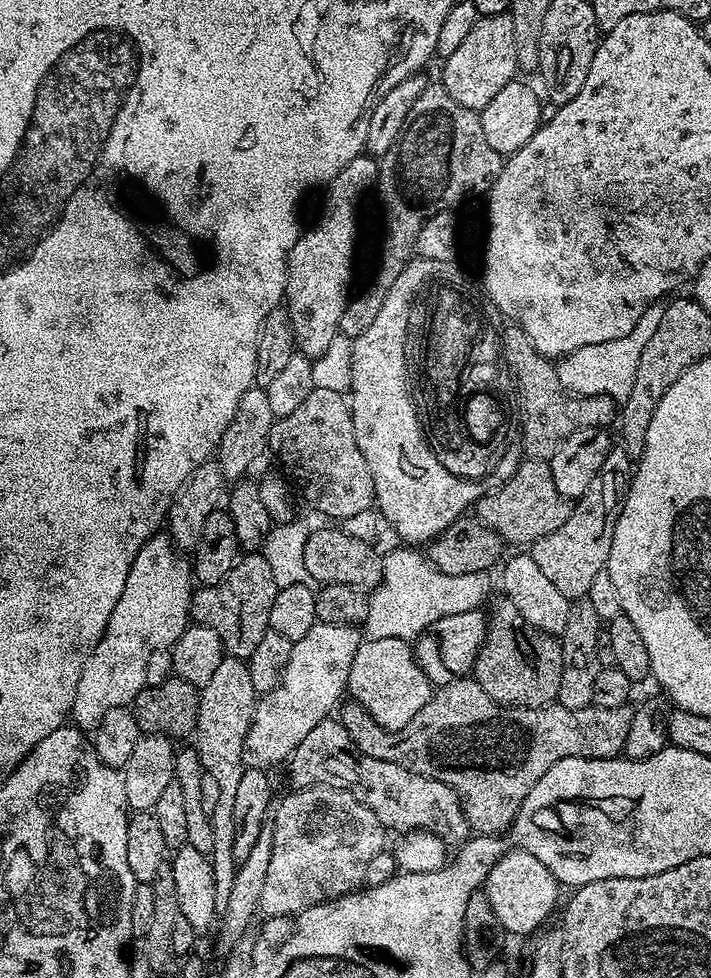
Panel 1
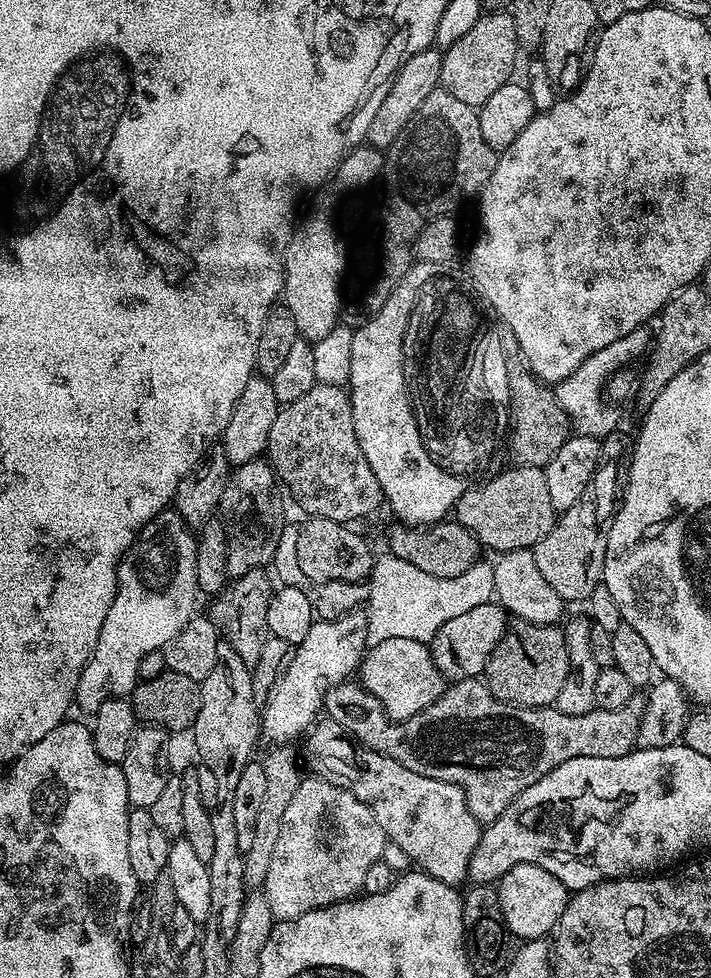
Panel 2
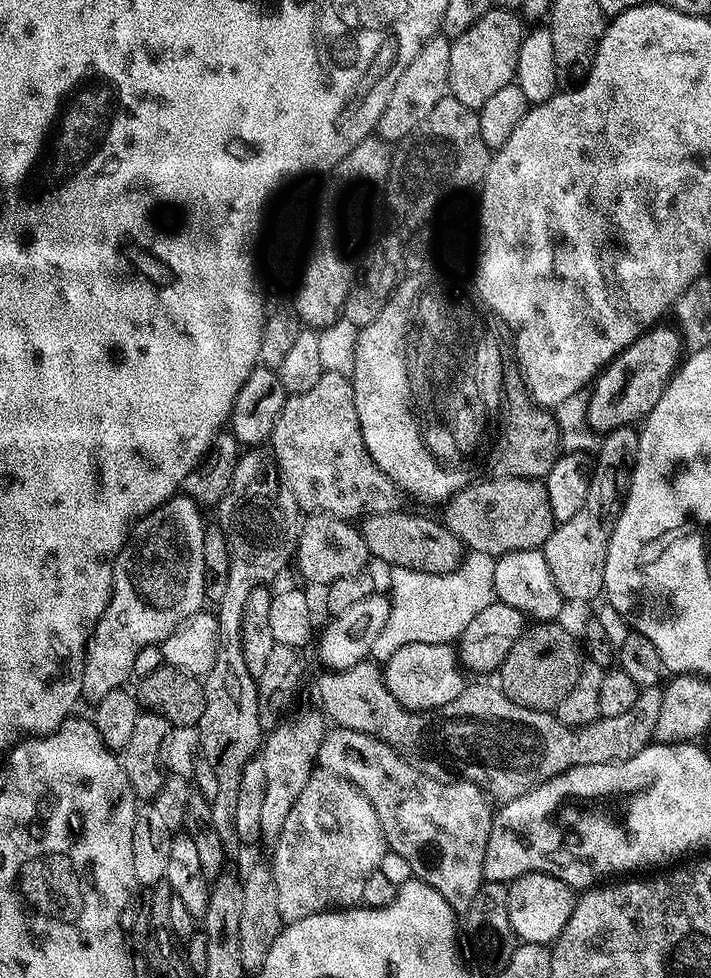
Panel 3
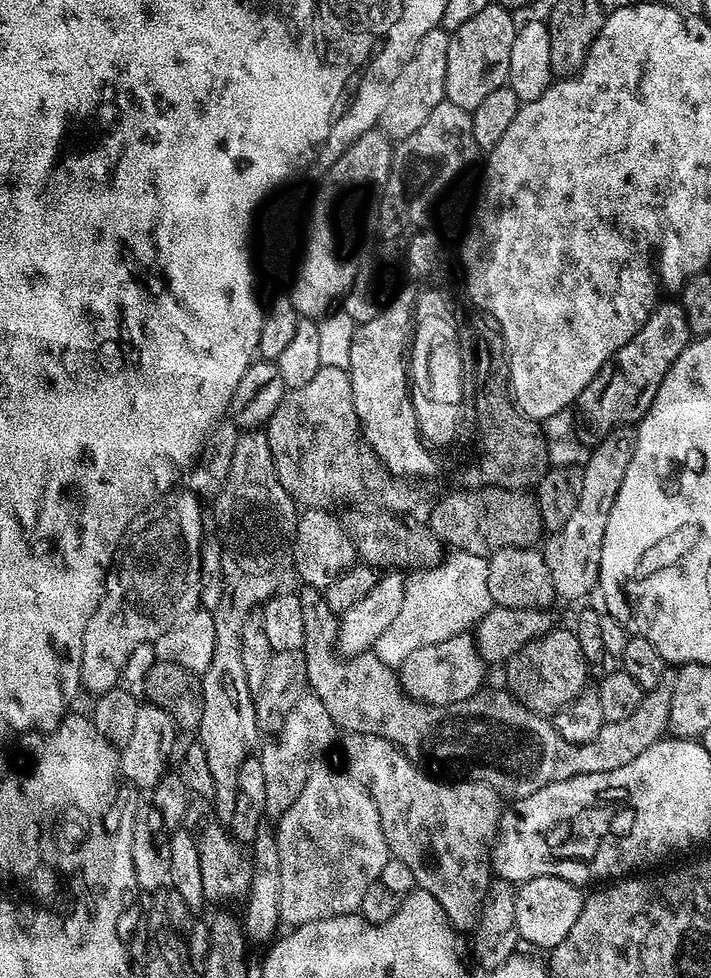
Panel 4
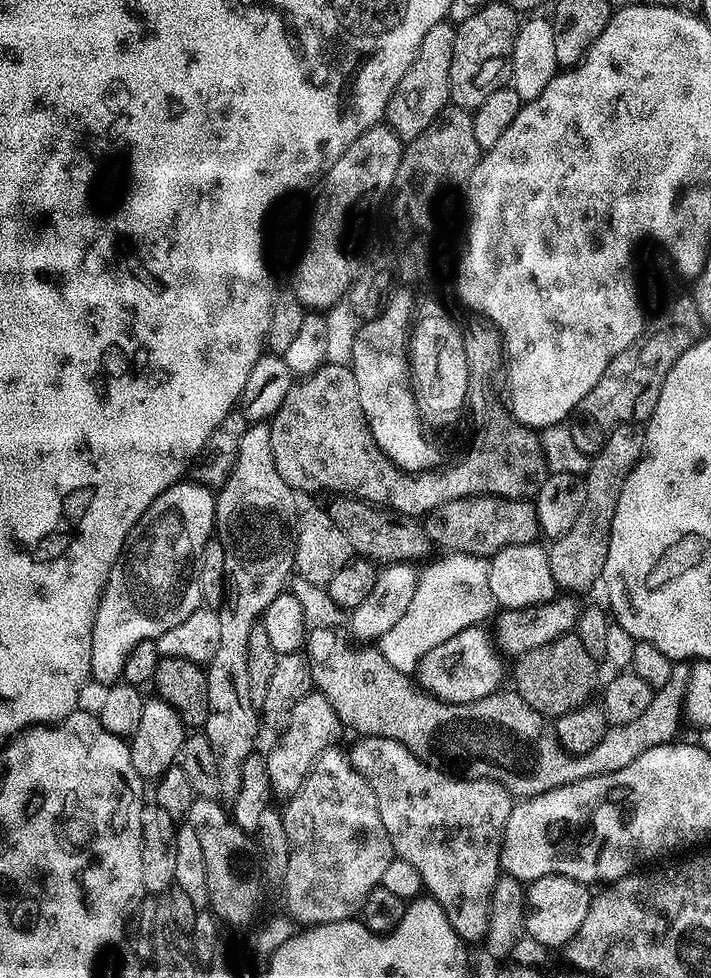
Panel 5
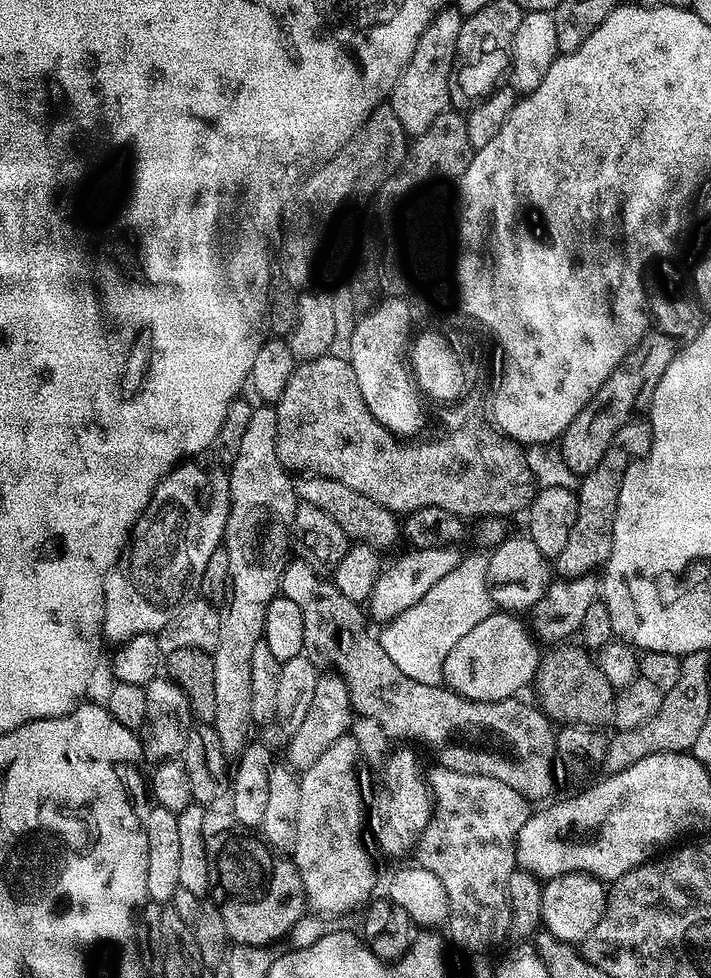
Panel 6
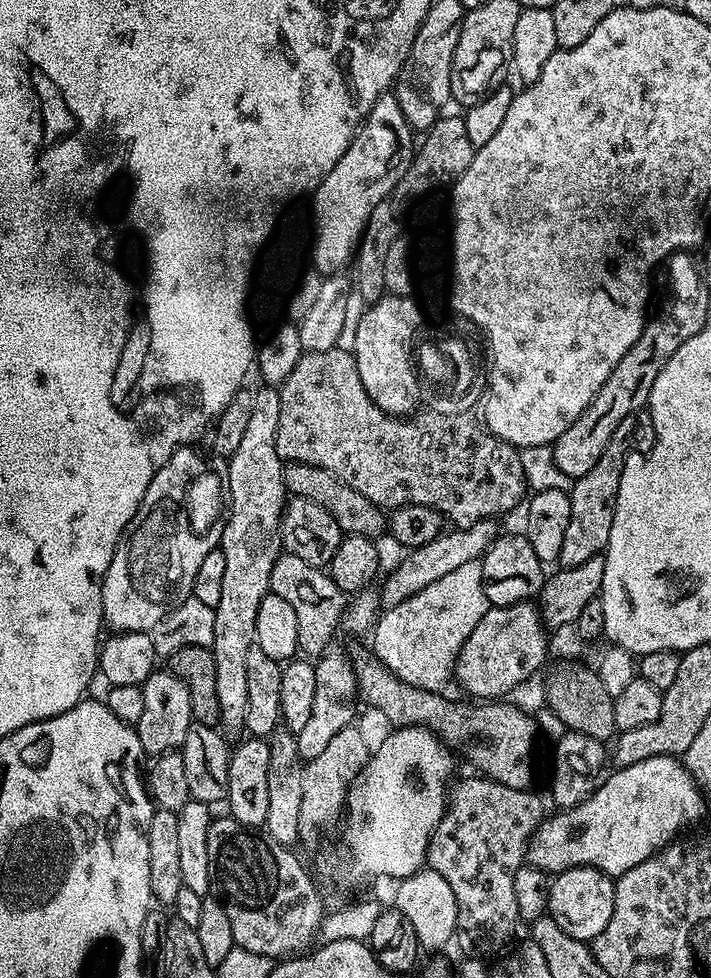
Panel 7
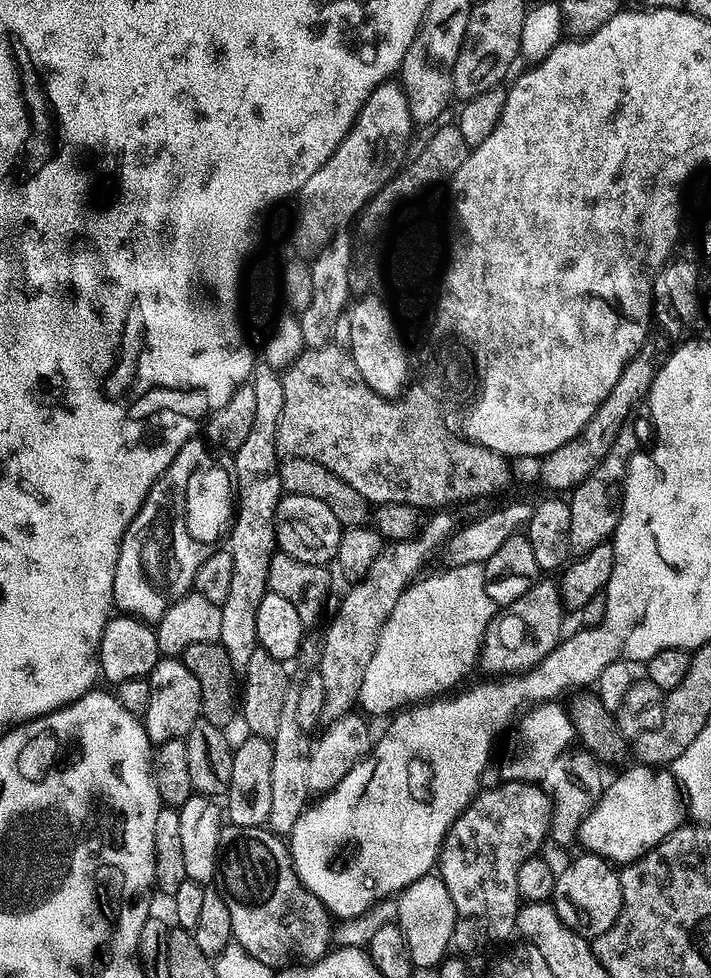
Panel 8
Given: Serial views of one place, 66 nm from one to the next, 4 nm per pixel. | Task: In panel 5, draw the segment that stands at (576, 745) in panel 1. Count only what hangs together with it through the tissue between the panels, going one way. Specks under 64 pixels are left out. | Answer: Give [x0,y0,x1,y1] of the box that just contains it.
[290,578,689,798]

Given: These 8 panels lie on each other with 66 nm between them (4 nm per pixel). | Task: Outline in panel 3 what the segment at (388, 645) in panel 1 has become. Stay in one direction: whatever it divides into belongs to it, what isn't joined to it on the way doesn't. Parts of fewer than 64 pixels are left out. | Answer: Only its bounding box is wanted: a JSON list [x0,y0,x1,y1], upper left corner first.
[382,642,466,712]

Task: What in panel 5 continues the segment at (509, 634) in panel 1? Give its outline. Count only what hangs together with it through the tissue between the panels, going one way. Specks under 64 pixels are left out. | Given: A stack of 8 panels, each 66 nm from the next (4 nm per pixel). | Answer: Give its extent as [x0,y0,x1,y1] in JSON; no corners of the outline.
[514,634,597,718]

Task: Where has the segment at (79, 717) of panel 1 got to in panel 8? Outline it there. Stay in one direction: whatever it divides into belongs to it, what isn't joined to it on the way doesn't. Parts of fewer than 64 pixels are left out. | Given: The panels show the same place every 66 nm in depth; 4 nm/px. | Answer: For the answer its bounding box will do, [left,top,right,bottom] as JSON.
[112,439,234,622]

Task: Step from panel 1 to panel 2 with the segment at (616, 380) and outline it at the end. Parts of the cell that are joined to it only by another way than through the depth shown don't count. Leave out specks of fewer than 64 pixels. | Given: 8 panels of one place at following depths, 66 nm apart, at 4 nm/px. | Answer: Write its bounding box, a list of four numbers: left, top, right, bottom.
[555,327,654,438]

